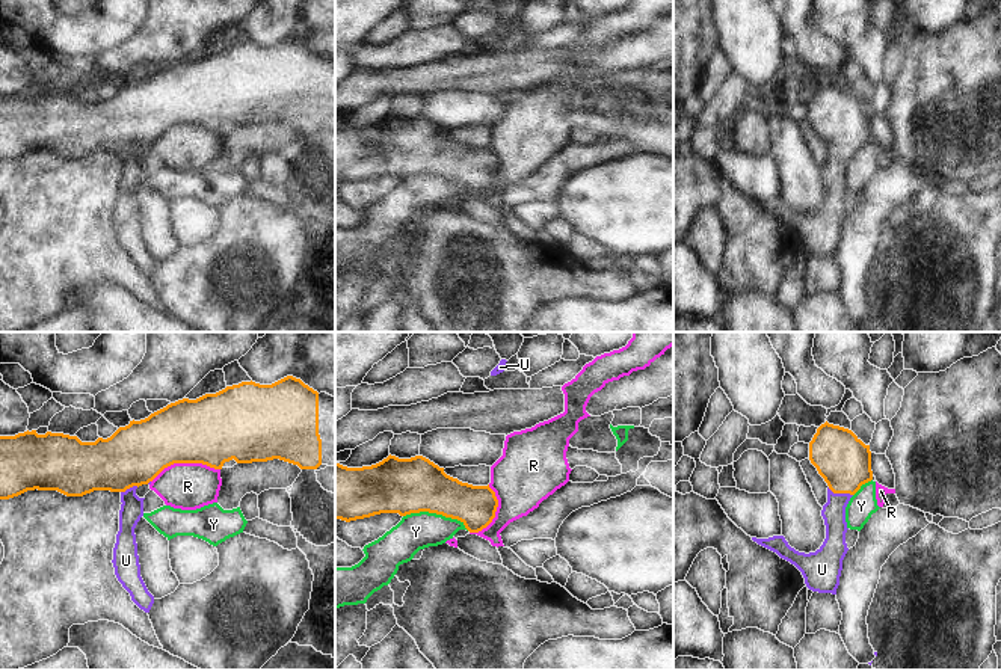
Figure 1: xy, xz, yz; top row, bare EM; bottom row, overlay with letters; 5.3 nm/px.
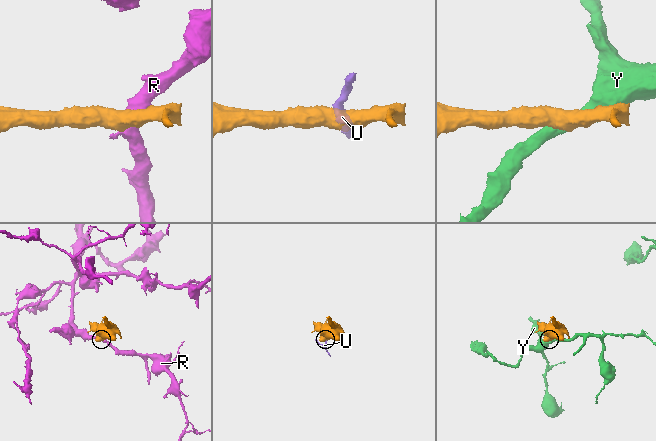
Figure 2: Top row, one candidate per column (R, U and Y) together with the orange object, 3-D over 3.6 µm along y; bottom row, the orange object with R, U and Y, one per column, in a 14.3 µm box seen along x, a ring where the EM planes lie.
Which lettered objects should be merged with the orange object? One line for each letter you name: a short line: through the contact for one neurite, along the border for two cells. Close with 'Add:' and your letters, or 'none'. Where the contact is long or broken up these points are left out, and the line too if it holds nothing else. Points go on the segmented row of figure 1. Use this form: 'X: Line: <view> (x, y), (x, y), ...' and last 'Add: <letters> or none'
U: Line: yz (844, 462), (844, 482), (840, 492), (834, 512)
Add: U

